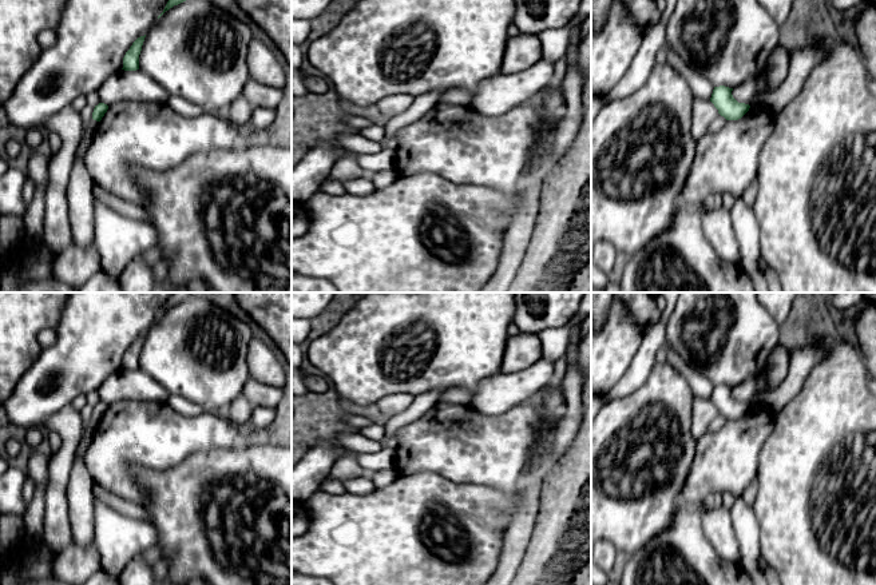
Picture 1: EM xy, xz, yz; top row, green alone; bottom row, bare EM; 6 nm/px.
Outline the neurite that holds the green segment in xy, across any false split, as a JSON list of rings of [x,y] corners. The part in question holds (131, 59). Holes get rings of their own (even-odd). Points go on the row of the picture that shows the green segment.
[[[144,36],[138,37],[132,45],[130,47],[130,49],[126,52],[124,57],[123,57],[123,68],[124,71],[136,71],[139,69],[139,55],[142,51],[142,45],[144,41]]]

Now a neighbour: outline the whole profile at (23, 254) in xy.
[[[21,240],[17,246],[15,246],[11,250],[11,254],[20,260],[21,263],[21,268],[27,267],[29,264],[29,259],[36,254],[36,255],[41,255],[41,254],[52,254],[53,258],[53,251],[52,251],[52,244],[47,244],[47,248],[44,251],[41,250],[35,250],[32,244],[29,246],[23,246]]]

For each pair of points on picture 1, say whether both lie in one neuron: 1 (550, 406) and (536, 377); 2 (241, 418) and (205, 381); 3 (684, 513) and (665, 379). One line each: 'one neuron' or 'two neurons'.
1: two neurons
2: two neurons
3: two neurons

